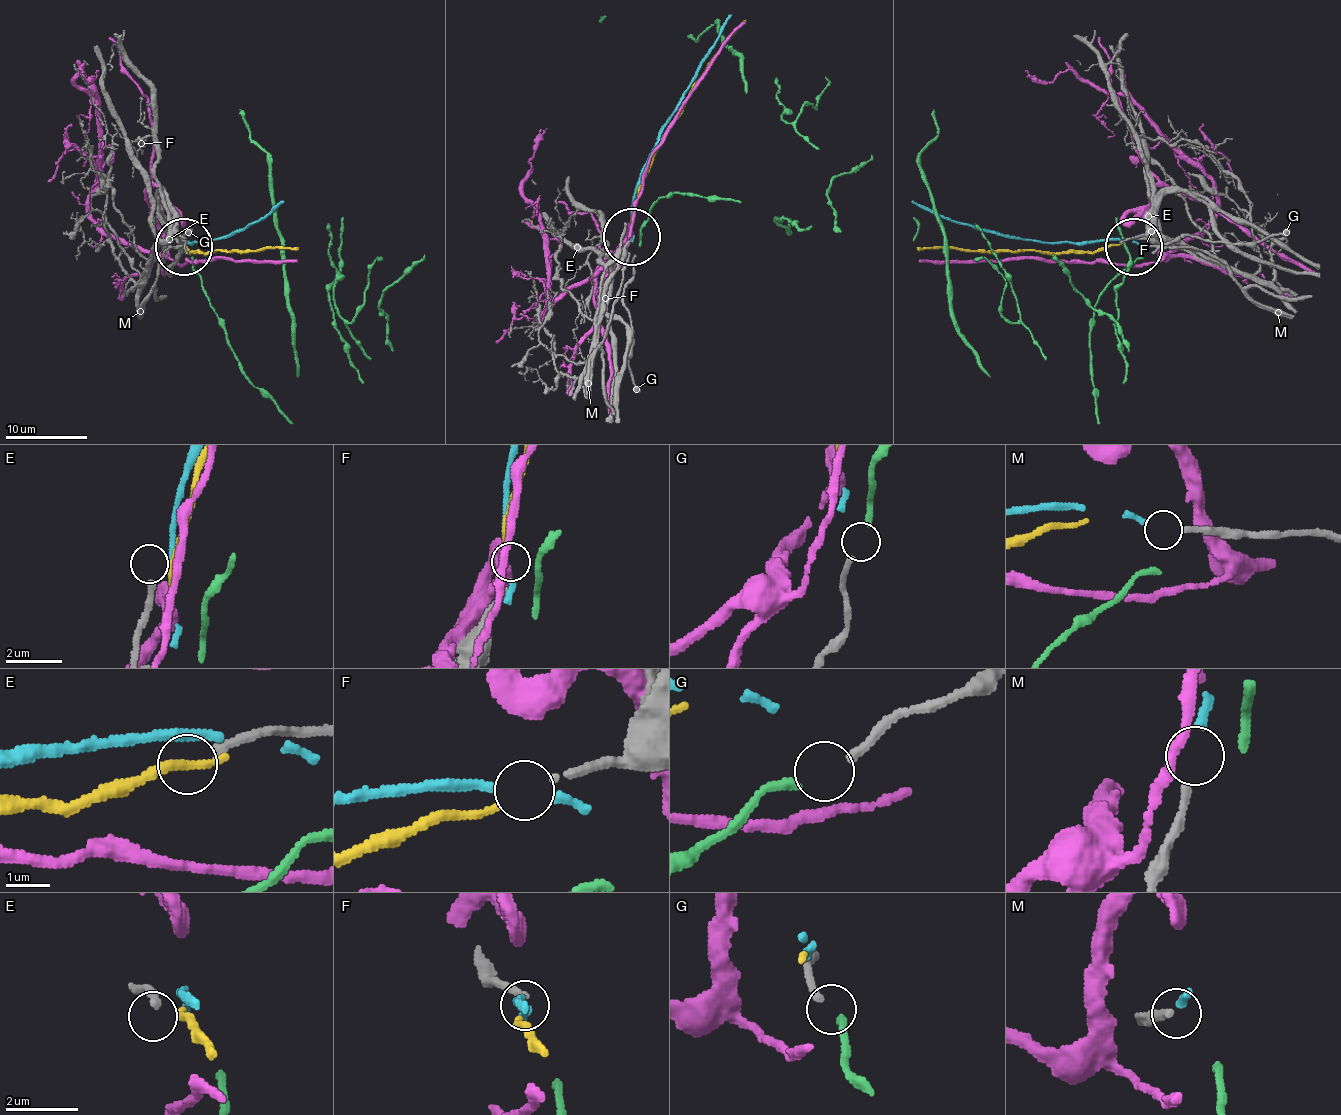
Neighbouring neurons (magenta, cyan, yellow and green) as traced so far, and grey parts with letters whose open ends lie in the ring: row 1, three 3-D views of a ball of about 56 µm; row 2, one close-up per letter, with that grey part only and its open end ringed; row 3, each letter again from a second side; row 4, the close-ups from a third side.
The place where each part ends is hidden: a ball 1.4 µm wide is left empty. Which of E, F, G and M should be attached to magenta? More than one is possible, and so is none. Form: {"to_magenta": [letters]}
{"to_magenta": []}

